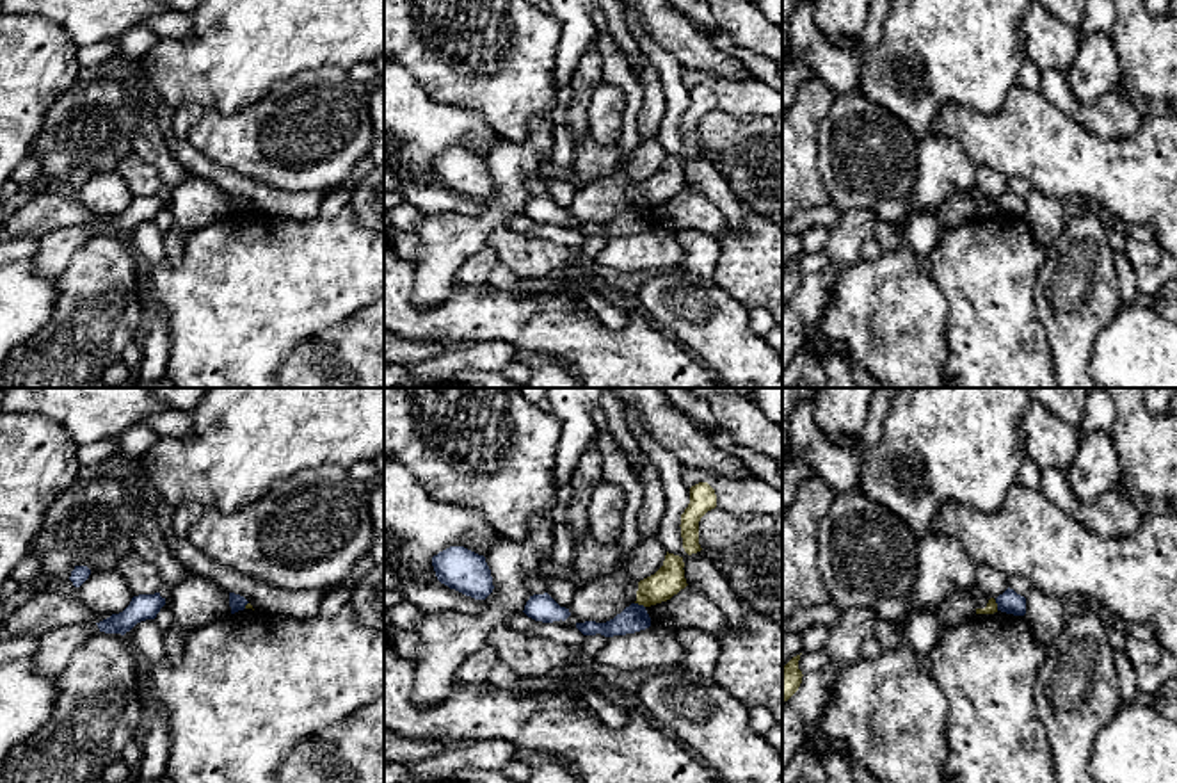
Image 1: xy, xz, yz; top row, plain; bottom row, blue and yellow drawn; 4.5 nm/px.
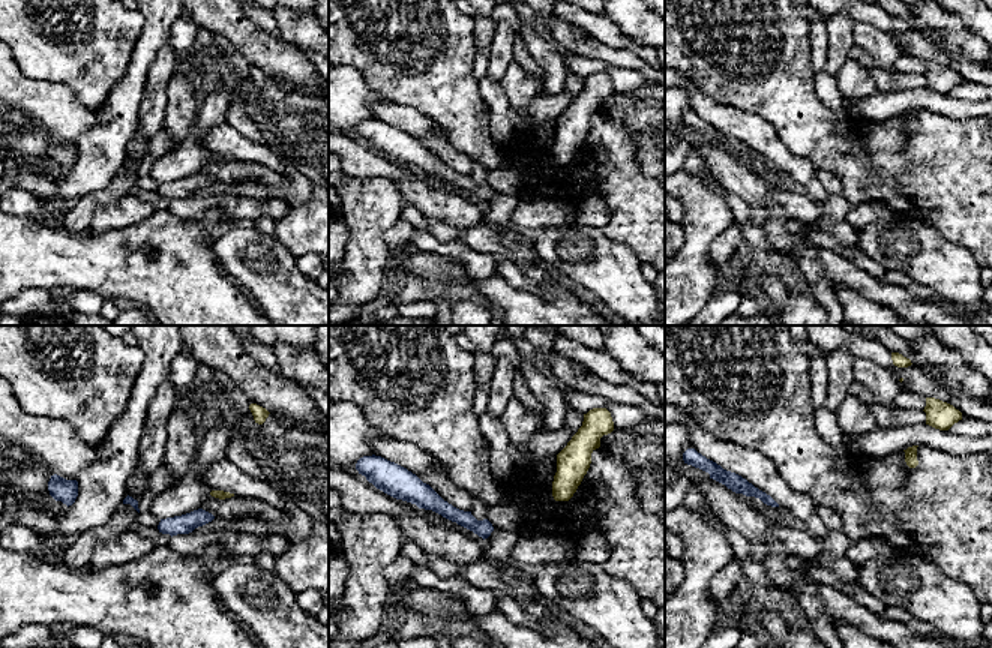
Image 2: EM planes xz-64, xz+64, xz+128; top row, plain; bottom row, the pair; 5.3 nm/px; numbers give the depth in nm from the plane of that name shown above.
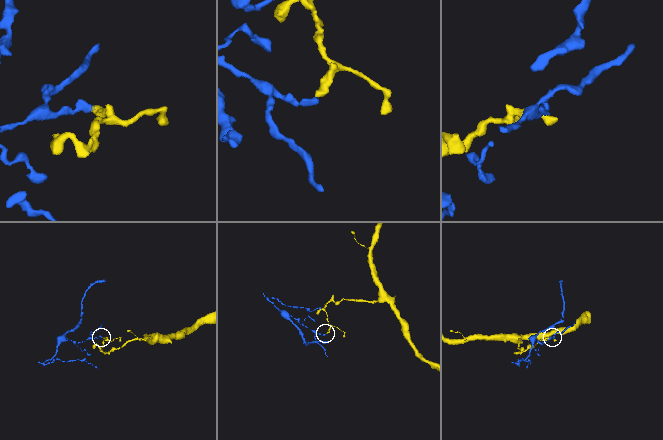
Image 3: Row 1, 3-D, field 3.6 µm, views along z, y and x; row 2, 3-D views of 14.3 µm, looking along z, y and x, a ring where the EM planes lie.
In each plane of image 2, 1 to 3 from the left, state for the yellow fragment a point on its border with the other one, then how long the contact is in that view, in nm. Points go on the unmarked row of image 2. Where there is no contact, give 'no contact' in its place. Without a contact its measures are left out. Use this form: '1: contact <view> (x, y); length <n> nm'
1: no contact
2: no contact
3: no contact

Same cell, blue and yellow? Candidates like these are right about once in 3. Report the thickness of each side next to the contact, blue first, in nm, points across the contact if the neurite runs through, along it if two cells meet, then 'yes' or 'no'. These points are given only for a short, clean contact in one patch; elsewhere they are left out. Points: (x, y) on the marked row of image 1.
120/140 nm | along xz (635, 602), (644, 607) | no

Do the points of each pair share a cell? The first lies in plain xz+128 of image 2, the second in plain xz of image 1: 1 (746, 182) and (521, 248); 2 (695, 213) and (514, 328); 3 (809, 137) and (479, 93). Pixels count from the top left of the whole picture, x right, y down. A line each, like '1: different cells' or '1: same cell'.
1: same cell
2: different cells
3: same cell

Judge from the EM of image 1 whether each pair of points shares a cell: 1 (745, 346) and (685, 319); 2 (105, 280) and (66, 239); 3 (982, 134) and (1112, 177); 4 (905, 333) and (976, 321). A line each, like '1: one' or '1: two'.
1: one
2: two
3: one
4: two

